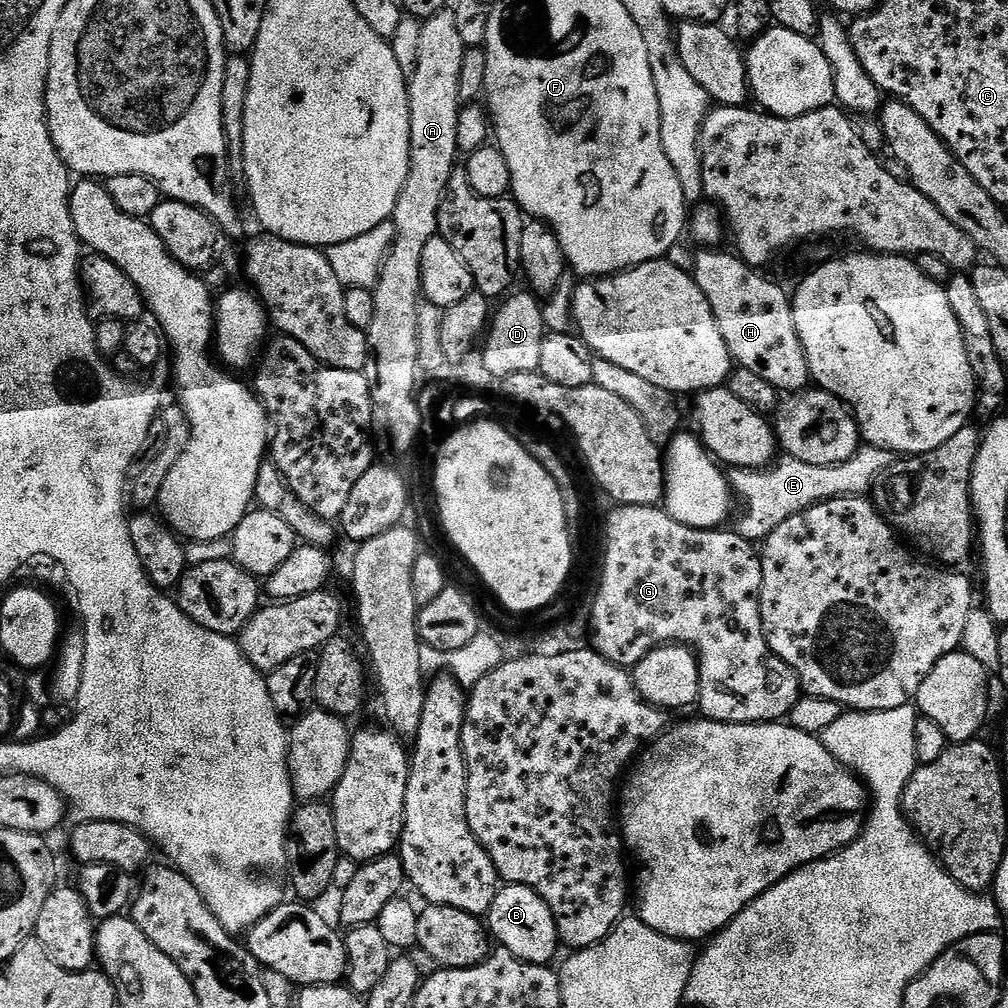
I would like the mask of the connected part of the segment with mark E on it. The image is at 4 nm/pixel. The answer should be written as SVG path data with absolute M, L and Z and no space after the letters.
M861 445L859 451L844 463L830 467L813 466L789 456L781 457L766 468L734 468L730 472L730 487L737 501L744 500L744 513L734 524L742 538L763 542L786 518L801 513L814 504L834 497L865 495L872 489L877 477L898 459L897 453L872 445Z

